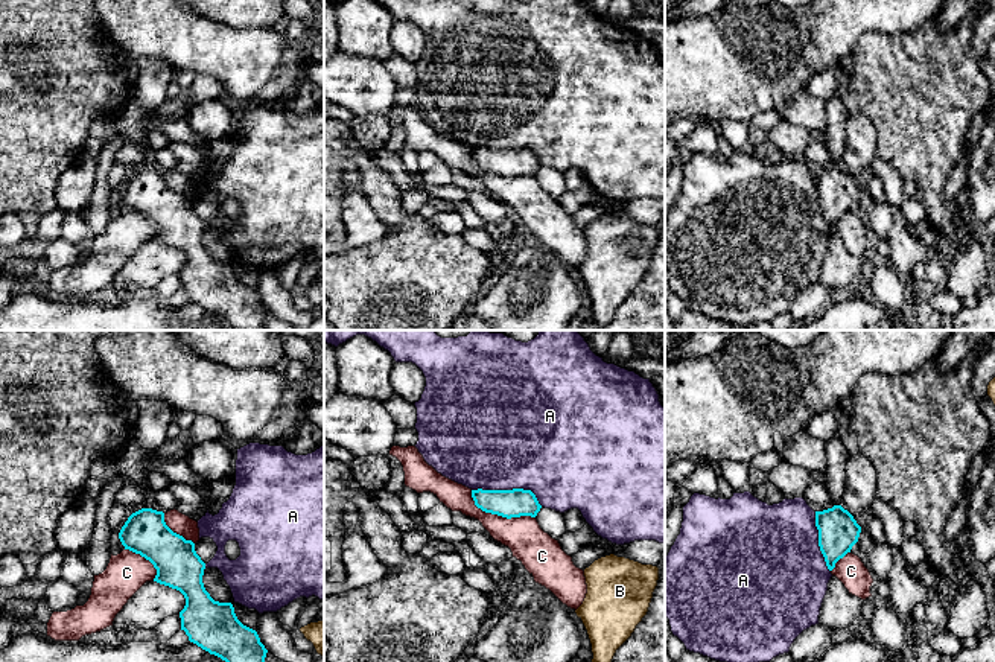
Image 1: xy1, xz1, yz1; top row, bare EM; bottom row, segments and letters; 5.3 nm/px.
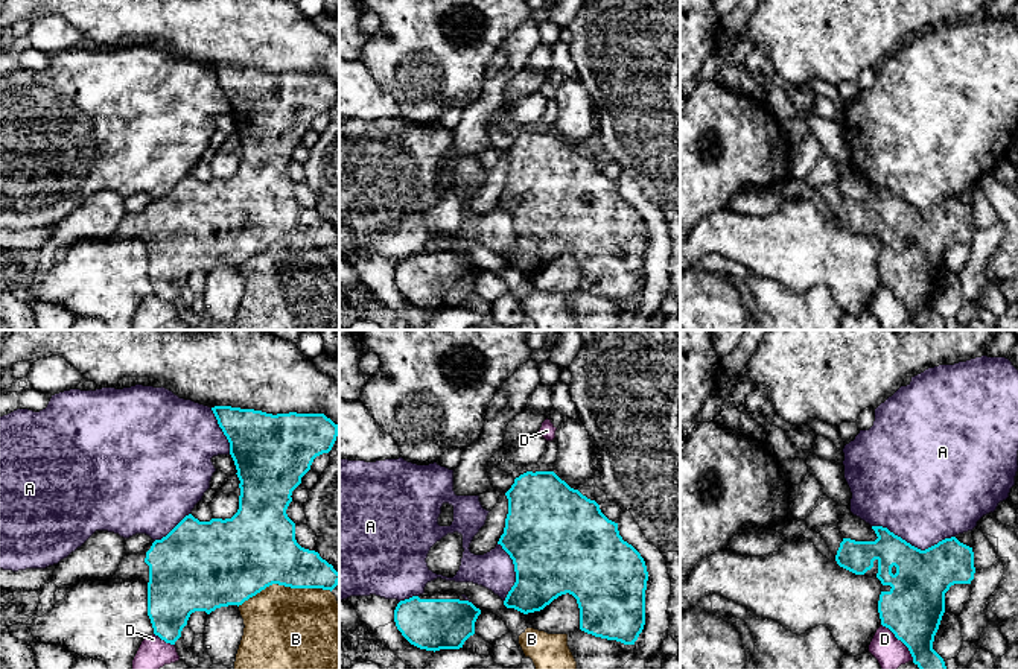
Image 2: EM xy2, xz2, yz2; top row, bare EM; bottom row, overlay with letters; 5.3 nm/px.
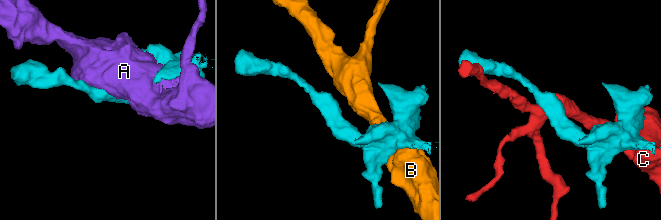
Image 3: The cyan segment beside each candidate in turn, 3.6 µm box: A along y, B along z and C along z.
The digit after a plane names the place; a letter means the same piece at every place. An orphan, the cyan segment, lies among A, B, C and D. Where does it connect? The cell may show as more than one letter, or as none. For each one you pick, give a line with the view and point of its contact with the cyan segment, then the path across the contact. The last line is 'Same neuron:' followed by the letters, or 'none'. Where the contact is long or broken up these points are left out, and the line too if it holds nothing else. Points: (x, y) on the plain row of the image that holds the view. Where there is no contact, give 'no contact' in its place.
Same neuron: none

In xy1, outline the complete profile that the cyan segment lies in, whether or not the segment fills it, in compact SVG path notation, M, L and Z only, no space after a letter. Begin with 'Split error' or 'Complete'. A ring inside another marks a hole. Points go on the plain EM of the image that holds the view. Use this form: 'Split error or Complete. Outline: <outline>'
Complete. Outline: M141 167L132 172L119 198L125 208L154 224L154 240L184 254L181 289L190 301L221 317L234 330L263 330L268 309L257 291L237 278L231 262L210 256L202 242L205 222L196 213L195 202L172 190L163 170Z

